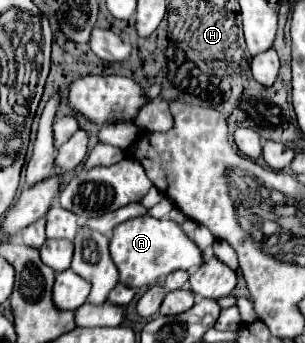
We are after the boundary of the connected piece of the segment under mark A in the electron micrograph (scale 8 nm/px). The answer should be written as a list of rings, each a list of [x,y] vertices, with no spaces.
[[[148,214],[126,220],[114,228],[110,238],[110,256],[120,272],[120,282],[128,288],[154,286],[160,276],[166,276],[172,270],[194,270],[202,264],[202,252],[176,222],[168,218],[156,220]]]

